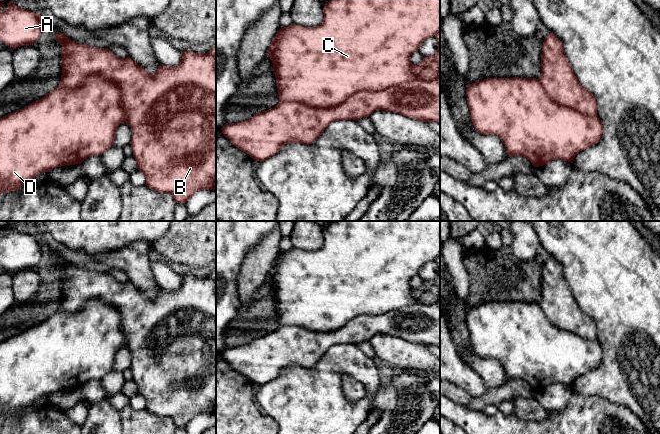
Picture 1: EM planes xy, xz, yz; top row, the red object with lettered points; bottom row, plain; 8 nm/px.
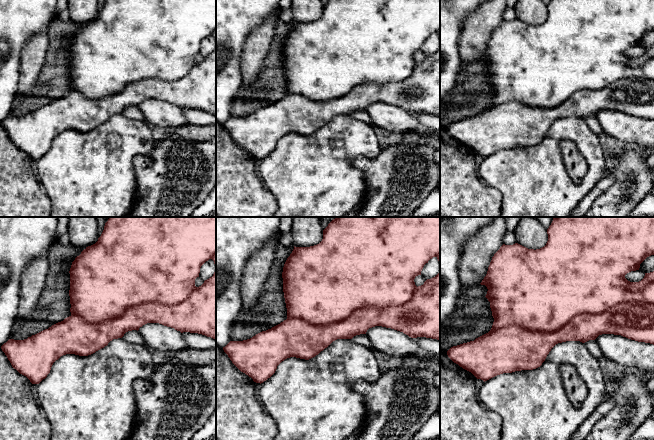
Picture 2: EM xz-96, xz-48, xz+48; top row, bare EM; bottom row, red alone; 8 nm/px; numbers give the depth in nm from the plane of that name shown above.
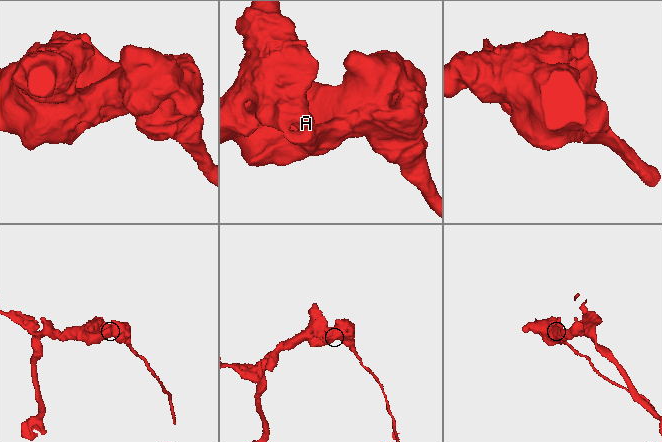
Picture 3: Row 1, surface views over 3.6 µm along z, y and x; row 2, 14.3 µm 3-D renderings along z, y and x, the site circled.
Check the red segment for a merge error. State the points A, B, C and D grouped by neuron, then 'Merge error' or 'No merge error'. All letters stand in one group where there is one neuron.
Groups: A C D / B. Merge error

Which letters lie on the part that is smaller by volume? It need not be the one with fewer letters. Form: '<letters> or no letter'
B

